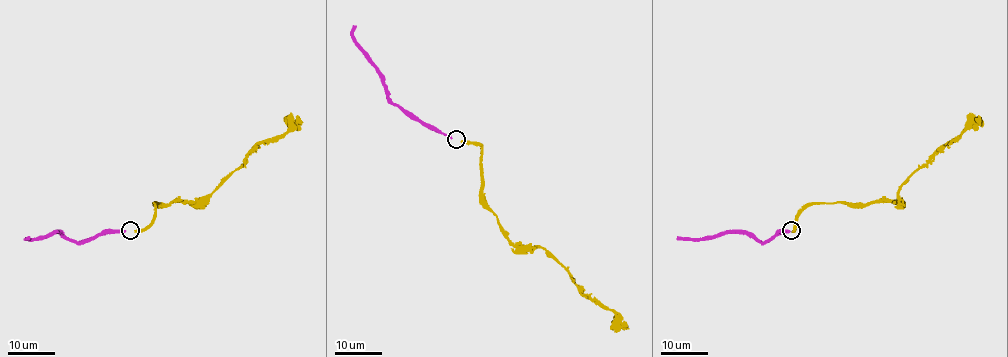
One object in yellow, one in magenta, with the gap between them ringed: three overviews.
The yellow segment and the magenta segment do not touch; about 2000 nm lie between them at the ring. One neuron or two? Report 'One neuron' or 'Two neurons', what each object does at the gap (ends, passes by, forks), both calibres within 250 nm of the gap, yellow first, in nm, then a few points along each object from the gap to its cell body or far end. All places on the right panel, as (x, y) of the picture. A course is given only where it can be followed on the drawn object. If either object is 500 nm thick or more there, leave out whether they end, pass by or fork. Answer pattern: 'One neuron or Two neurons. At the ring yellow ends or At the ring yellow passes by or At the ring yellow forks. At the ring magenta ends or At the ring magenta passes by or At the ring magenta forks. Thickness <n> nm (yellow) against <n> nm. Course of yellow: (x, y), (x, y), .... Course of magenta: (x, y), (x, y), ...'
One neuron. At the ring yellow ends. At the ring magenta ends. Thickness 360 nm (yellow) against 320 nm. Course of yellow: (791, 231), (798, 215), (813, 204), (894, 202), (898, 199), (898, 190), (979, 115). Course of magenta: (790, 231), (780, 231), (770, 239), (758, 242), (748, 233), (687, 238), (677, 236)

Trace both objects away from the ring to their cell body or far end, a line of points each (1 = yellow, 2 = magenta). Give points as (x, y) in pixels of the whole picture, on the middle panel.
1: (461, 140), (481, 147), (482, 195), (500, 230), (513, 243), (541, 246), (584, 293), (605, 305), (625, 328)
2: (451, 139), (410, 119), (388, 96), (382, 73), (353, 36), (356, 25)

